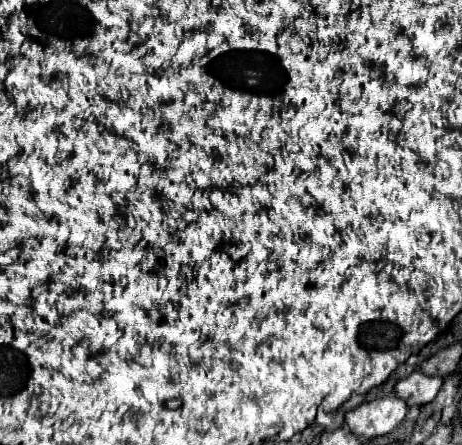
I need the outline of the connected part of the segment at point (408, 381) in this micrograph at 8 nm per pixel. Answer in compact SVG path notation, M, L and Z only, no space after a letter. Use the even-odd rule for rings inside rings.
M412 372L408 378L396 382L394 392L398 398L406 400L408 406L424 406L434 400L442 386L440 376L426 376L422 372Z

